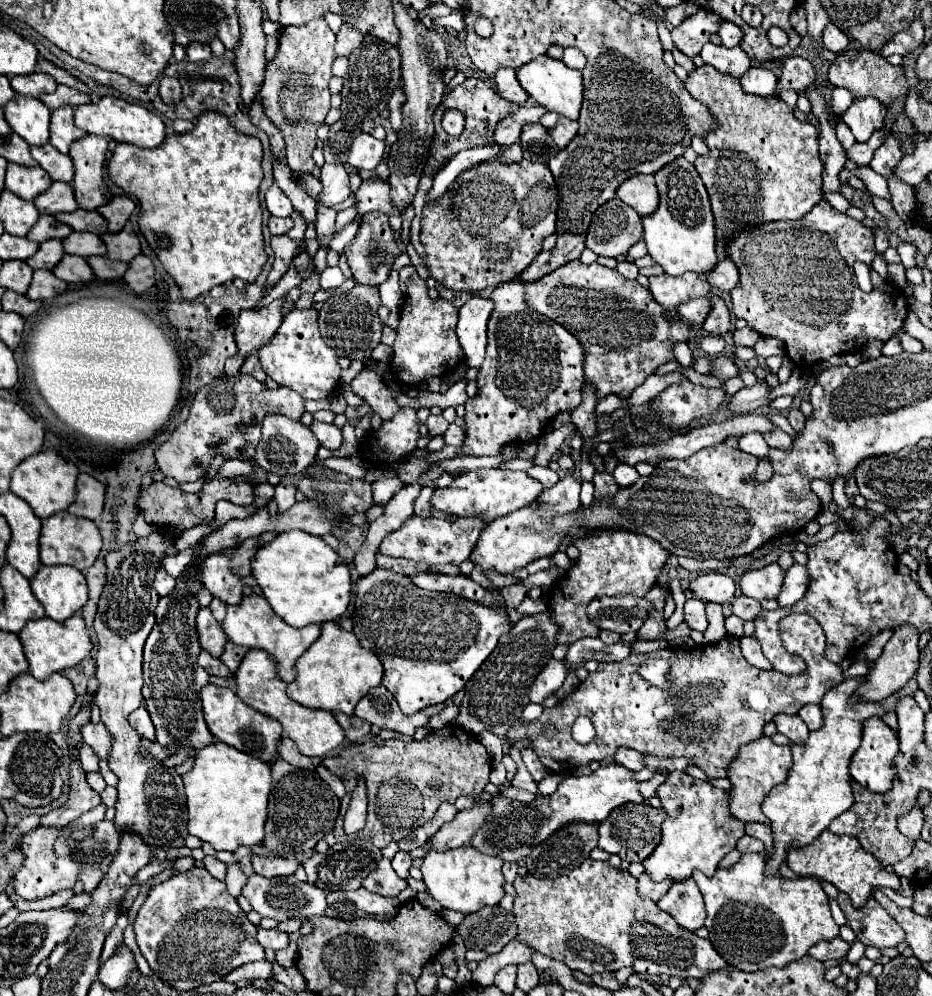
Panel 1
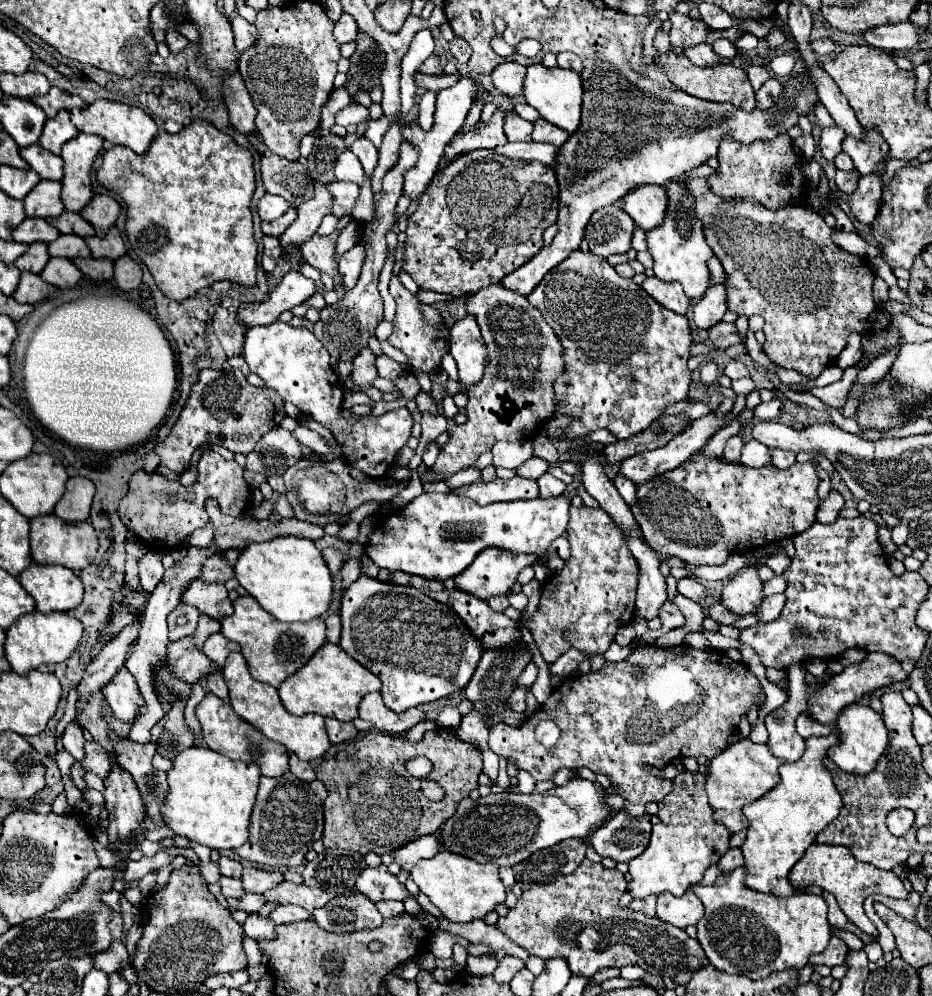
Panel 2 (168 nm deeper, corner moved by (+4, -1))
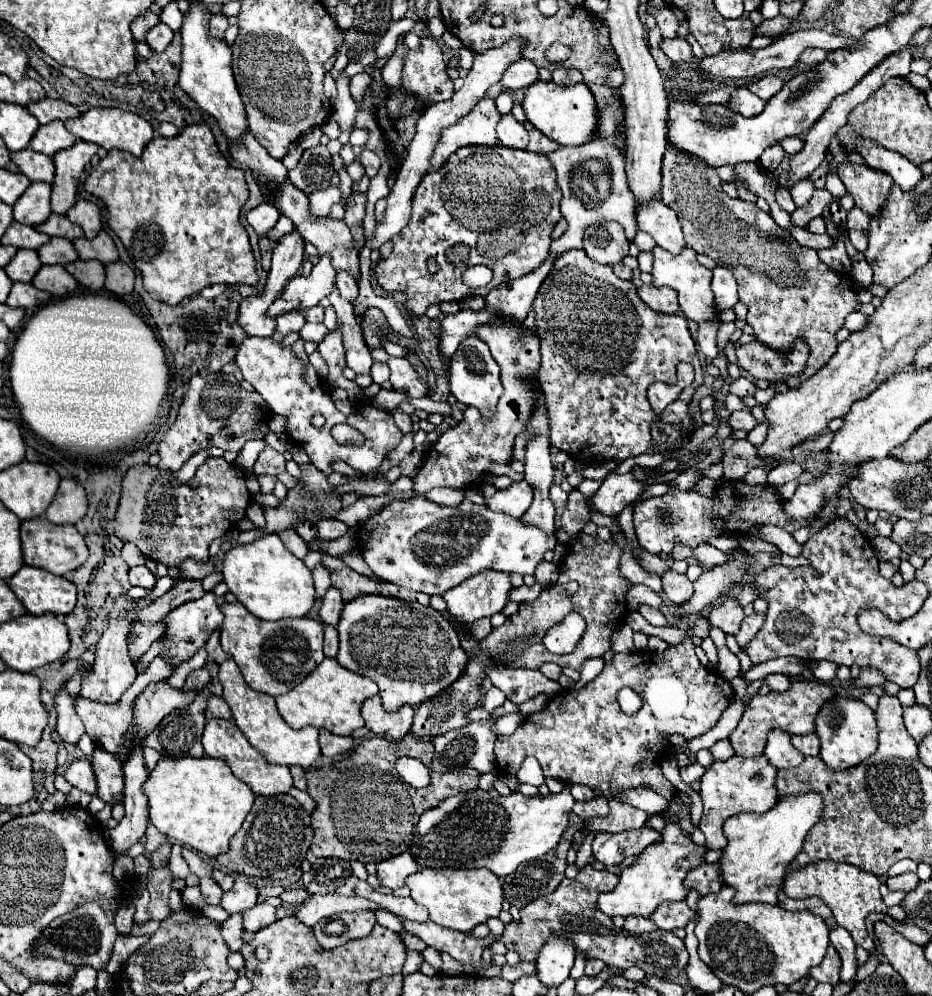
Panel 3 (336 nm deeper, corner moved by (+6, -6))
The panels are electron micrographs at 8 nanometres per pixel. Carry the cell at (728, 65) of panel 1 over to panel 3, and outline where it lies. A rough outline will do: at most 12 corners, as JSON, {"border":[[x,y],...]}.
{"border":[[680,36],[662,38],[672,62],[692,62],[690,44]]}

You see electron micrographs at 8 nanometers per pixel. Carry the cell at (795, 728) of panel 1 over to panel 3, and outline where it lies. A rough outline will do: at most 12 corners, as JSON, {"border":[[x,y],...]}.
{"border":[[780,730],[768,734],[764,754],[778,770],[798,766],[804,754]]}

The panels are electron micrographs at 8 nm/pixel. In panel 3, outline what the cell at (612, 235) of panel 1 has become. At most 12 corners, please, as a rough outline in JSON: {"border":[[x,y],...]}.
{"border":[[618,222],[586,228],[584,250],[600,264],[628,256],[630,242]]}

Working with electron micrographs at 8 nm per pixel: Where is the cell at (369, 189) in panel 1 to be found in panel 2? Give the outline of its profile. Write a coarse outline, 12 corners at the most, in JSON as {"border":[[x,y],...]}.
{"border":[[334,181],[328,187],[334,195],[336,217],[354,211],[360,187]]}

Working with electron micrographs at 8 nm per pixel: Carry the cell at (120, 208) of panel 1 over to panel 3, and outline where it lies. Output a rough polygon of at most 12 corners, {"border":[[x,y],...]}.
{"border":[[76,200],[66,218],[94,238],[100,224],[100,208],[88,200]]}

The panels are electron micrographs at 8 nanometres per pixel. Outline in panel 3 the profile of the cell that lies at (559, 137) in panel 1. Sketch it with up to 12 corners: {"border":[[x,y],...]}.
{"border":[[524,122],[530,142],[526,150],[550,154],[560,148],[530,122]]}

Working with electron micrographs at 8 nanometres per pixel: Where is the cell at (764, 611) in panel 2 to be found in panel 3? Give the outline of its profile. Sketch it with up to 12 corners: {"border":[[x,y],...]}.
{"border":[[764,614],[746,616],[736,636],[738,646],[744,650],[758,634]]}

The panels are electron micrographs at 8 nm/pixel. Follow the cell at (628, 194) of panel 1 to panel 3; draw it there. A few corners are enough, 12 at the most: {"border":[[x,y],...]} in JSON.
{"border":[[662,200],[638,210],[638,228],[670,254],[686,248],[680,222]]}

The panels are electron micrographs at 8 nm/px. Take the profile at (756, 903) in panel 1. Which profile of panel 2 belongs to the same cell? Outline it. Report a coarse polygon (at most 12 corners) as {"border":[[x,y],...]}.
{"border":[[692,885],[698,941],[722,971],[762,979],[826,949],[826,901]]}

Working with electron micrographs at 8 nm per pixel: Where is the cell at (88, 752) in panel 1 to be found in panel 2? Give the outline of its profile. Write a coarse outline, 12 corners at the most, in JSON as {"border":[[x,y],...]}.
{"border":[[70,723],[62,735],[64,749],[84,761],[82,727]]}

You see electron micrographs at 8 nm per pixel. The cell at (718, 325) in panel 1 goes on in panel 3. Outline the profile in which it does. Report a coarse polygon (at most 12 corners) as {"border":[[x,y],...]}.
{"border":[[754,340],[736,350],[738,364],[754,378],[784,384],[800,376],[808,344],[796,340],[780,354]]}

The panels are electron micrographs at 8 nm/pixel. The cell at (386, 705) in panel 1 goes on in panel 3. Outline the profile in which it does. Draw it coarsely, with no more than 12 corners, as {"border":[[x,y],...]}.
{"border":[[378,694],[362,704],[366,726],[382,738],[410,732],[412,706],[384,712]]}

